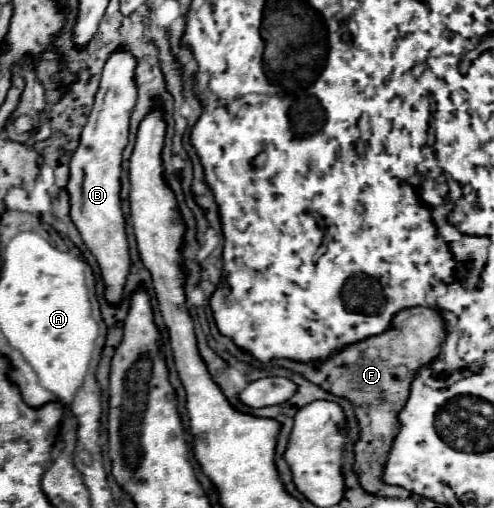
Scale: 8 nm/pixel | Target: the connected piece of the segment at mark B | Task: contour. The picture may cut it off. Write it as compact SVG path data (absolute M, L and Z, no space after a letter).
M119 46L111 52L103 74L101 86L95 96L91 116L83 128L81 142L71 160L69 176L69 196L71 196L71 218L79 228L79 234L91 254L97 258L109 302L119 302L123 294L123 284L129 272L129 248L125 234L125 218L121 210L121 160L123 150L129 142L129 118L137 102L137 84L135 84L137 58L125 46Z

